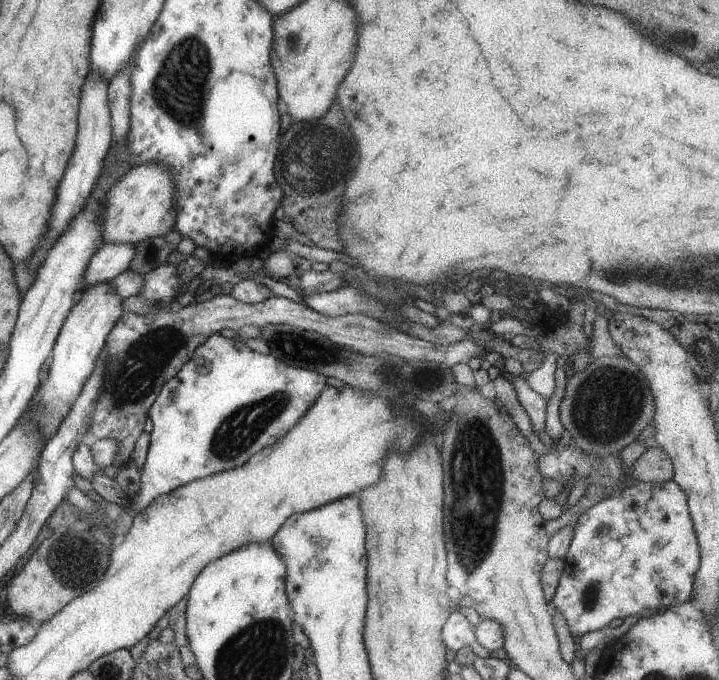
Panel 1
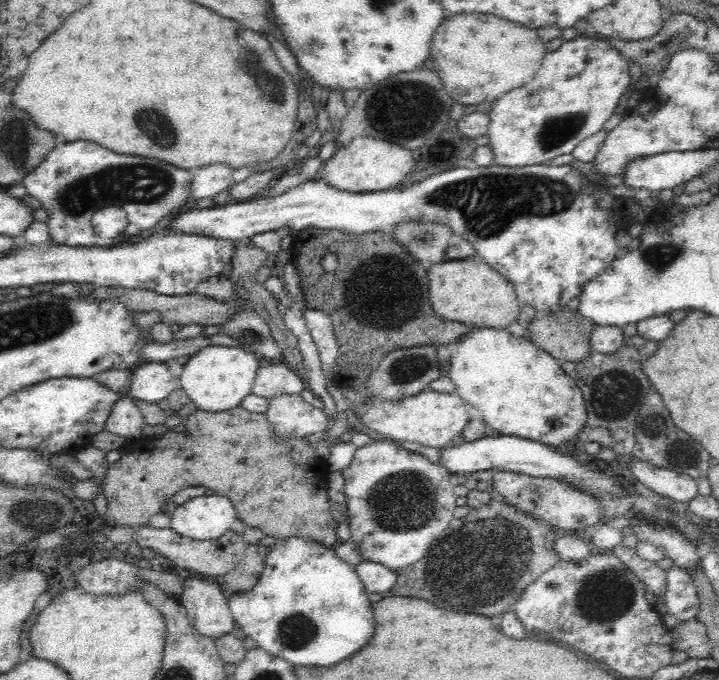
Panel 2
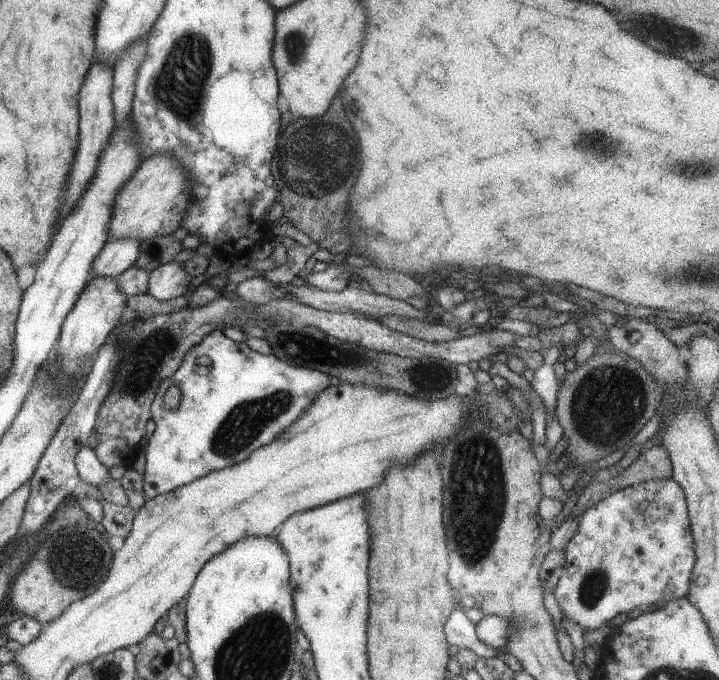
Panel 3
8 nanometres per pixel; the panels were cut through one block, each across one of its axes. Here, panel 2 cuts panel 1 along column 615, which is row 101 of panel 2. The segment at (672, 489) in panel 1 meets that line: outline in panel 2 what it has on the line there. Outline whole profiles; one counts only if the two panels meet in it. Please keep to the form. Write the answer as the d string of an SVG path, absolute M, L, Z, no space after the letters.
M581 35L563 43L557 50L547 53L538 72L518 90L505 92L490 104L486 136L492 151L491 164L506 168L548 163L561 154L570 154L585 138L596 135L602 125L622 109L630 91L629 64L606 40L583 38Z

